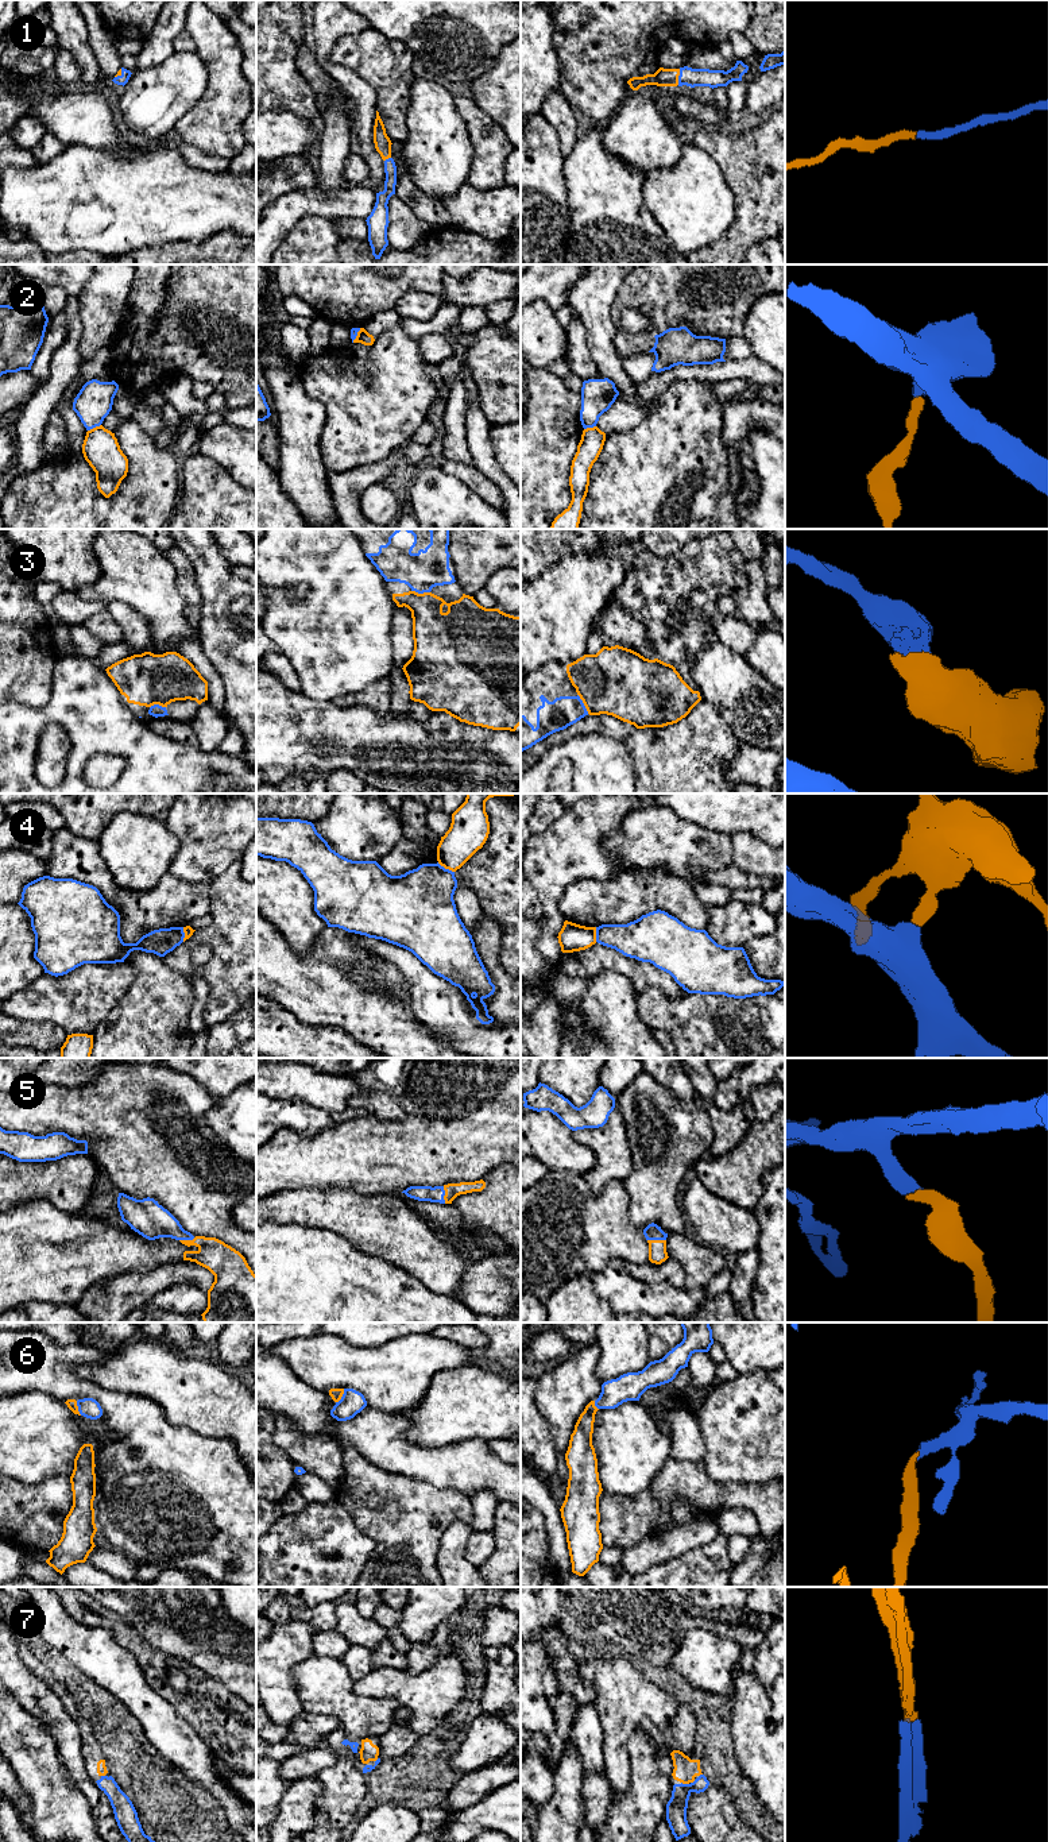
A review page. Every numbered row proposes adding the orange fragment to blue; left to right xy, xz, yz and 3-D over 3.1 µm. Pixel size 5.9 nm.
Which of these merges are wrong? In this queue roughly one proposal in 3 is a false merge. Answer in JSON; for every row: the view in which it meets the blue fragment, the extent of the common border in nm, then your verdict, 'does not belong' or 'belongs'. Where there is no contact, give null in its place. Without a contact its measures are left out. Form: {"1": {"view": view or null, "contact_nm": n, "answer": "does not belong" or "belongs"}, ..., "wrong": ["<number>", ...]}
{"1": {"view": "yz", "contact_nm": 100, "answer": "belongs"}, "2": {"view": "xy", "contact_nm": 90, "answer": "does not belong"}, "3": {"view": "yz", "contact_nm": 140, "answer": "belongs"}, "4": {"view": "xz", "contact_nm": 120, "answer": "does not belong"}, "5": {"view": "yz", "contact_nm": 110, "answer": "belongs"}, "6": {"view": "xz", "contact_nm": 100, "answer": "belongs"}, "7": {"view": "yz", "contact_nm": 50, "answer": "belongs"}, "wrong": ["2", "4"]}

